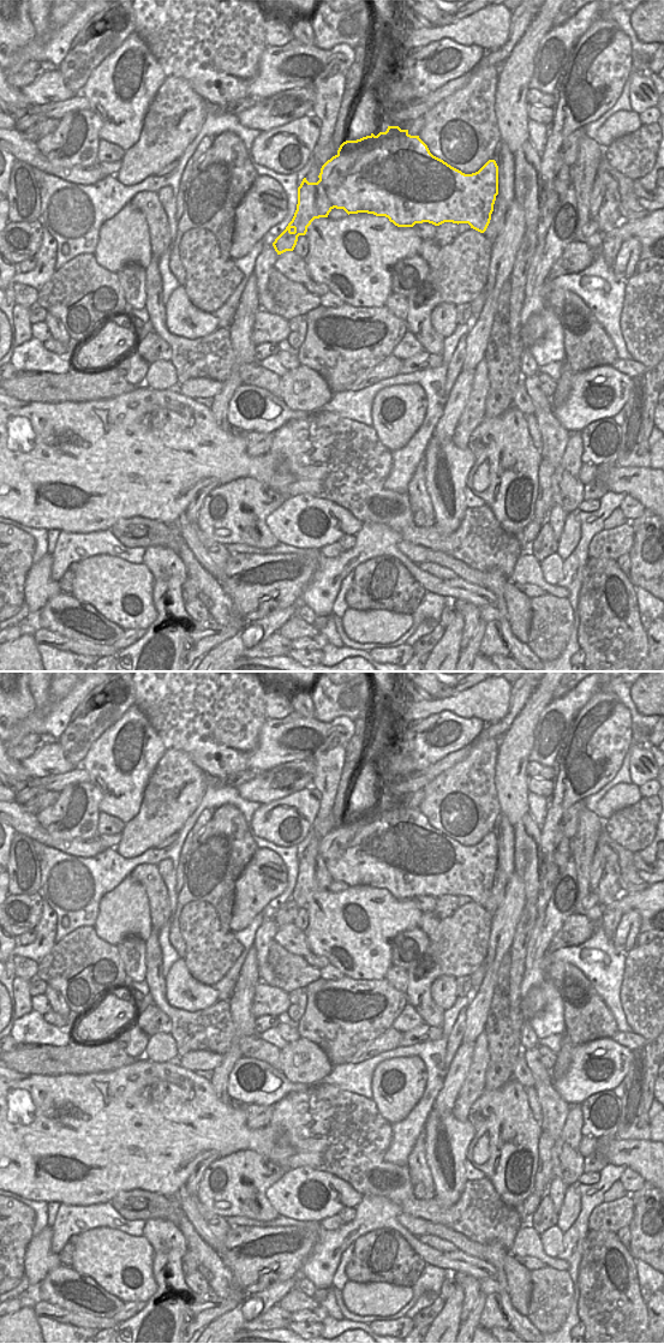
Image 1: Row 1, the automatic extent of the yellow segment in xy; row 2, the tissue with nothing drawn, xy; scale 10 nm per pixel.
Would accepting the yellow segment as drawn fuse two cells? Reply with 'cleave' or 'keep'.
cleave

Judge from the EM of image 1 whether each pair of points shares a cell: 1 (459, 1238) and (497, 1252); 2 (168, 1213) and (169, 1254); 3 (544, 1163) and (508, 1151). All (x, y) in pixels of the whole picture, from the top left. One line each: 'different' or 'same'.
1: different
2: different
3: different

